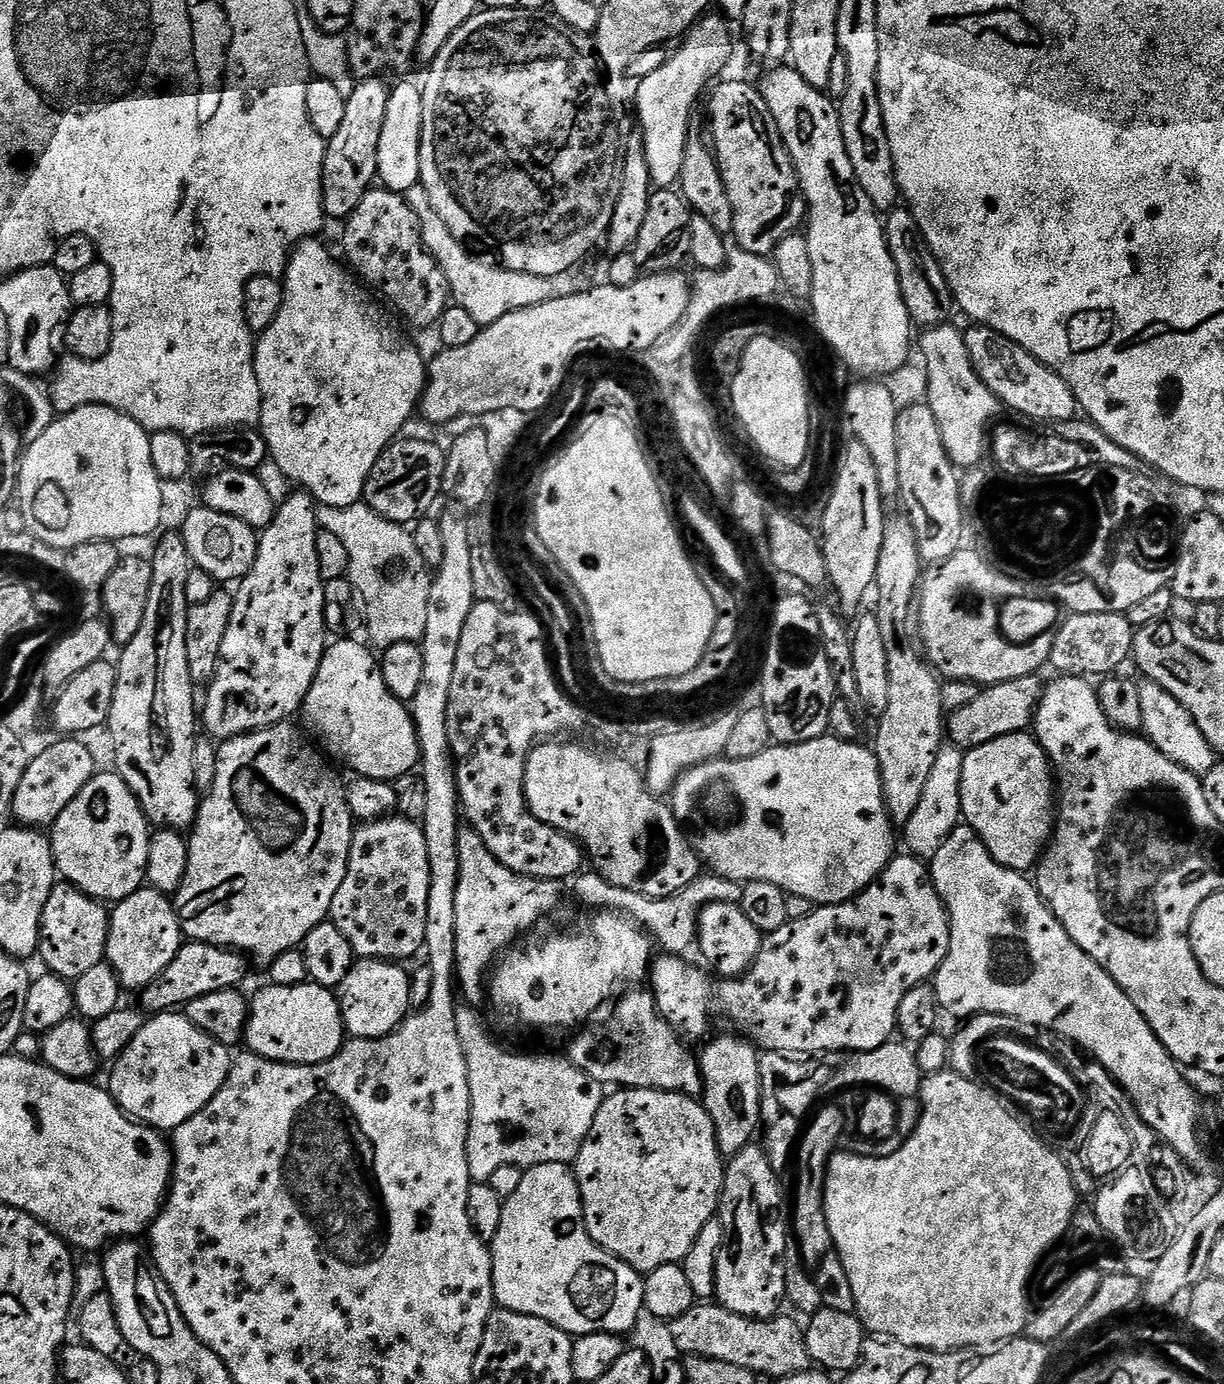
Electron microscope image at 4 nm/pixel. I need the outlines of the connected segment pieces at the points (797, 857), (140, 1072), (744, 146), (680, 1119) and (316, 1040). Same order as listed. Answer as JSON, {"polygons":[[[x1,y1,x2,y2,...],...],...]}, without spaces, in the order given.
{"polygons":[[[831,734,819,736,816,740,805,744,769,746,765,752,754,758,745,760,721,758,699,764,698,767,683,773,676,781,676,787,670,793,670,807,676,819,680,821,681,828,690,837,696,855,707,867,709,864,718,875,725,876,728,880,740,880,739,882,750,880,770,882,781,888,788,896,810,898,813,906,844,904,847,900,854,899,859,892,870,887,882,875,884,868,894,858,894,853,897,851,896,844,898,848,897,837,896,840,892,837,892,831,894,831,892,818,884,805,884,787,880,781,880,764,876,760,875,751,871,747,863,748,860,742,838,740]],[[176,1010,161,1012,145,1019,134,1042,111,1065,110,1091,133,1120,157,1130,171,1130,194,1118,218,1094,232,1062,229,1049,190,1023,187,1015]],[[740,80,719,84,711,89,712,101,708,104,712,119,710,144,734,210,731,235,740,243,739,251,771,257,777,246,805,223,800,179,782,142,778,122,774,122,774,114,770,114,770,106,766,106,760,91]],[[653,1088,616,1090,605,1095,602,1106,598,1110,598,1118,594,1118,594,1126,590,1126,590,1134,574,1162,576,1181,584,1203,584,1225,588,1227,590,1238,600,1248,605,1248,612,1256,617,1256,641,1274,658,1270,658,1266,680,1264,686,1258,686,1254,690,1254,690,1246,694,1246,694,1238,702,1234,702,1226,706,1226,706,1222,710,1222,717,1215,720,1207,720,1192,724,1188,725,1167,725,1157,721,1156,720,1147,716,1141,716,1127,699,1099,686,1096,682,1092,659,1092]],[[311,982,293,988,277,984,264,986,256,997,251,997,243,1043,248,1044,251,1055,276,1060,279,1064,321,1064,334,1058,346,1043,337,993]]]}

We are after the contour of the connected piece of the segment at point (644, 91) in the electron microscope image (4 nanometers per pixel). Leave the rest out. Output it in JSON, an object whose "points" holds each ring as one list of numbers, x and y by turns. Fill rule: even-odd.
{"points":[[705,15,696,23,687,33,685,44,634,88,634,112,638,117,638,130,644,136,646,166,650,168,650,178,657,189,672,188,679,181,682,158,690,139,688,123,692,120,692,103,704,87,709,87,708,80,717,79,715,76,727,66,732,56,729,21,723,15,712,15]]}

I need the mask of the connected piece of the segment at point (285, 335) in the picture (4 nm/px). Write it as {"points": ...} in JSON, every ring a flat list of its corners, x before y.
{"points":[[320,238,302,240,292,249,288,258,288,268,282,277,284,285,282,310,278,310,278,318,274,318,271,326,265,332,259,333,252,357,258,390,262,394,258,431,264,437,271,463,276,463,282,475,289,476,296,486,316,501,317,505,328,510,349,508,363,497,366,478,370,470,374,470,374,462,403,433,400,431,407,426,408,419,414,414,417,415,426,383,426,360,420,357,419,350,410,341,404,340,403,334,388,321,387,314,367,296,369,293,365,285,343,263,341,264,328,253,327,246]]}

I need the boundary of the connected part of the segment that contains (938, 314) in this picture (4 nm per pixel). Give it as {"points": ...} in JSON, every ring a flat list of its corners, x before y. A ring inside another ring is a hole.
{"points":[[897,207,887,213,883,226,884,237,888,240,888,249,898,270,902,298,906,302,906,310,910,314,913,325,920,327,921,324,921,329,927,330,949,323,953,319,952,312,954,313,952,291,942,274,939,262,932,257,930,246,914,214,908,211,907,207]]}

